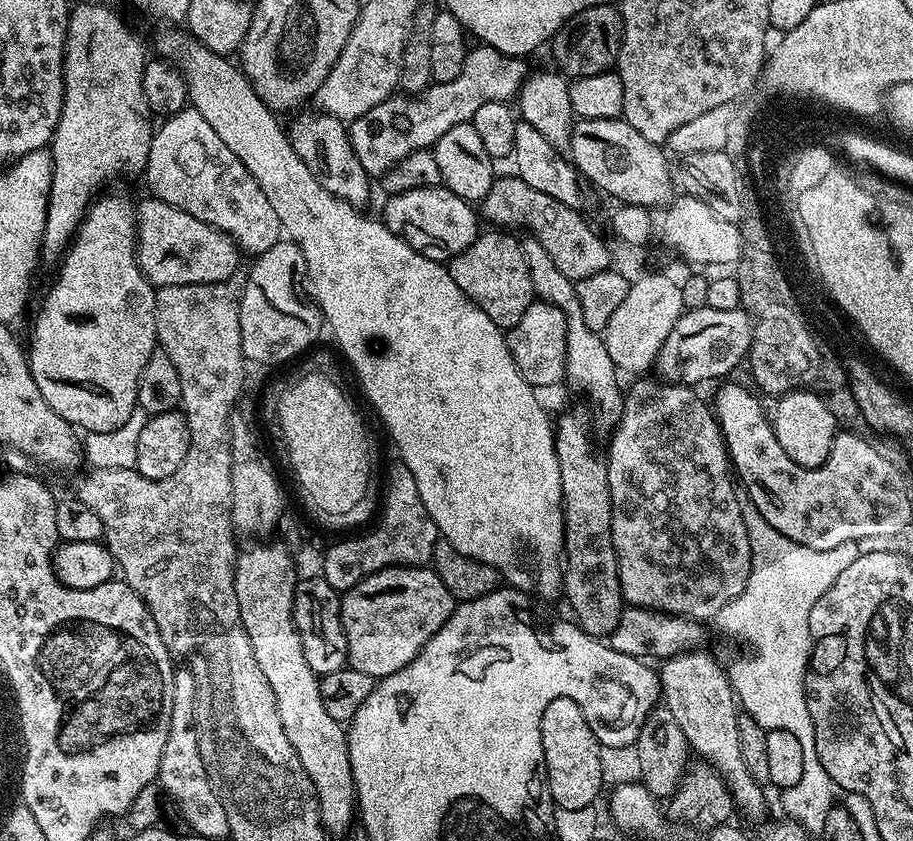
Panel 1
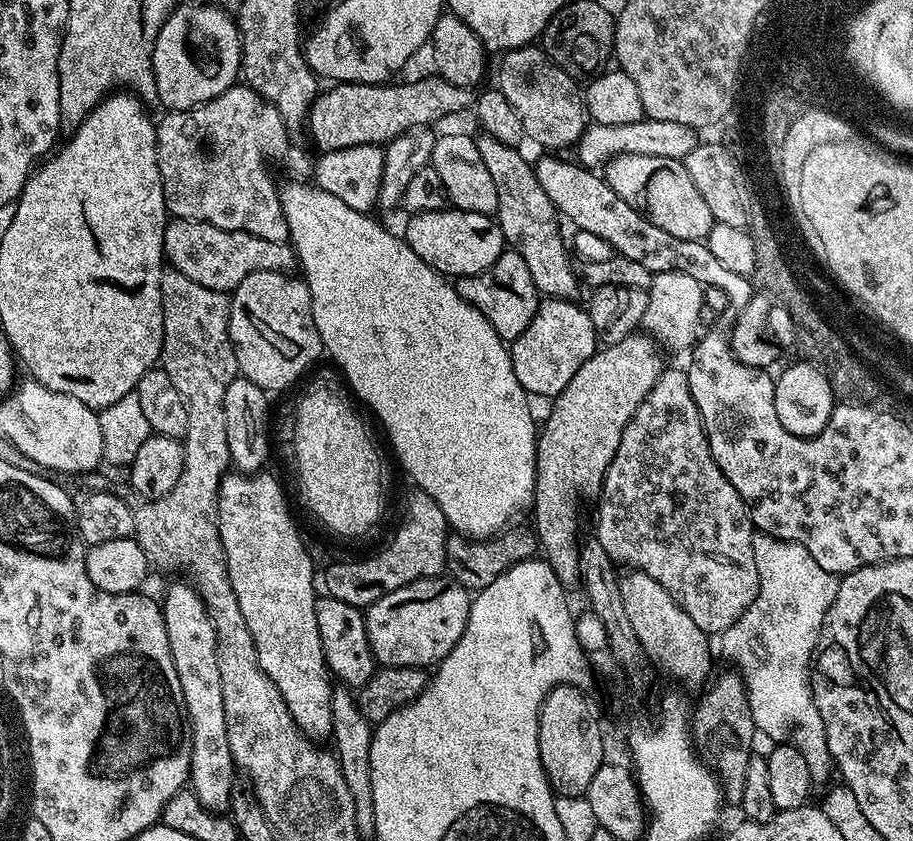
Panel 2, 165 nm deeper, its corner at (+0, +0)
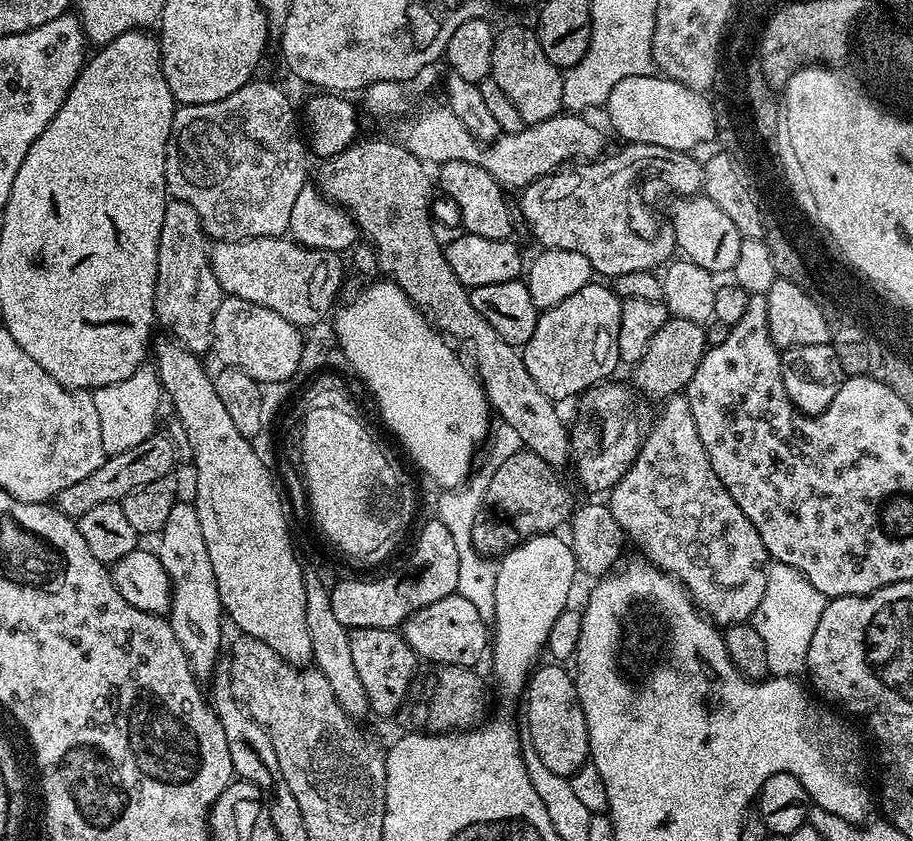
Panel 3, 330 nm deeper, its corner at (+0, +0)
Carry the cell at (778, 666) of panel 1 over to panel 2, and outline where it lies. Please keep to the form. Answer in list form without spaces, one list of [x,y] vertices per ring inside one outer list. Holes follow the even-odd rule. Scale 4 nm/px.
[[[757,531],[754,535],[754,566],[758,566],[758,578],[760,579],[758,594],[754,598],[754,602],[750,602],[746,614],[742,614],[742,618],[738,618],[738,622],[734,622],[734,626],[730,626],[724,632],[719,633],[720,648],[718,644],[718,652],[719,655],[721,652],[732,663],[729,665],[735,666],[744,678],[744,684],[748,688],[748,701],[750,702],[752,717],[756,723],[757,733],[764,735],[765,732],[772,739],[772,742],[795,744],[797,740],[804,740],[804,664],[811,668],[813,667],[816,643],[820,637],[826,614],[838,594],[841,577],[830,570],[822,570],[822,566],[818,566],[818,562],[810,554],[810,550],[806,550],[806,546],[795,544],[789,540],[779,540],[761,531]]]

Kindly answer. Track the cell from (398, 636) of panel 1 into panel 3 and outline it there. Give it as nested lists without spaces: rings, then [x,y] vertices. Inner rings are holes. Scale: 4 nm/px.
[[[458,594],[438,598],[438,602],[430,602],[430,606],[410,614],[403,622],[402,635],[417,657],[421,661],[428,660],[429,665],[449,664],[470,668],[479,665],[479,660],[483,656],[485,659],[490,648],[489,621],[478,614],[478,609],[467,598]]]

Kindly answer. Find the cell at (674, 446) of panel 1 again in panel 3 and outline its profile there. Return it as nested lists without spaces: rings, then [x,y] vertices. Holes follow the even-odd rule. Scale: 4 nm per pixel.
[[[677,394],[668,397],[663,401],[660,413],[655,413],[654,419],[651,421],[648,429],[648,436],[644,439],[644,445],[638,450],[638,458],[634,458],[634,462],[630,466],[630,470],[626,470],[626,474],[622,474],[622,478],[610,490],[606,503],[608,508],[614,514],[614,518],[618,522],[618,526],[622,529],[625,537],[629,541],[632,540],[637,544],[639,551],[651,561],[656,568],[662,569],[674,579],[683,584],[689,596],[692,597],[696,607],[717,626],[727,626],[729,624],[743,624],[751,621],[752,615],[758,610],[758,602],[762,602],[762,594],[766,594],[766,570],[769,566],[769,554],[766,546],[762,542],[762,538],[758,534],[758,530],[754,530],[754,526],[750,522],[750,518],[746,518],[746,514],[742,514],[742,510],[738,506],[738,502],[734,502],[734,498],[730,498],[730,494],[726,490],[726,486],[722,486],[722,482],[718,478],[718,474],[714,474],[714,466],[710,466],[710,458],[706,454],[706,446],[702,446],[702,438],[698,438],[698,426],[694,426],[694,414],[690,414],[690,402],[687,395]]]

